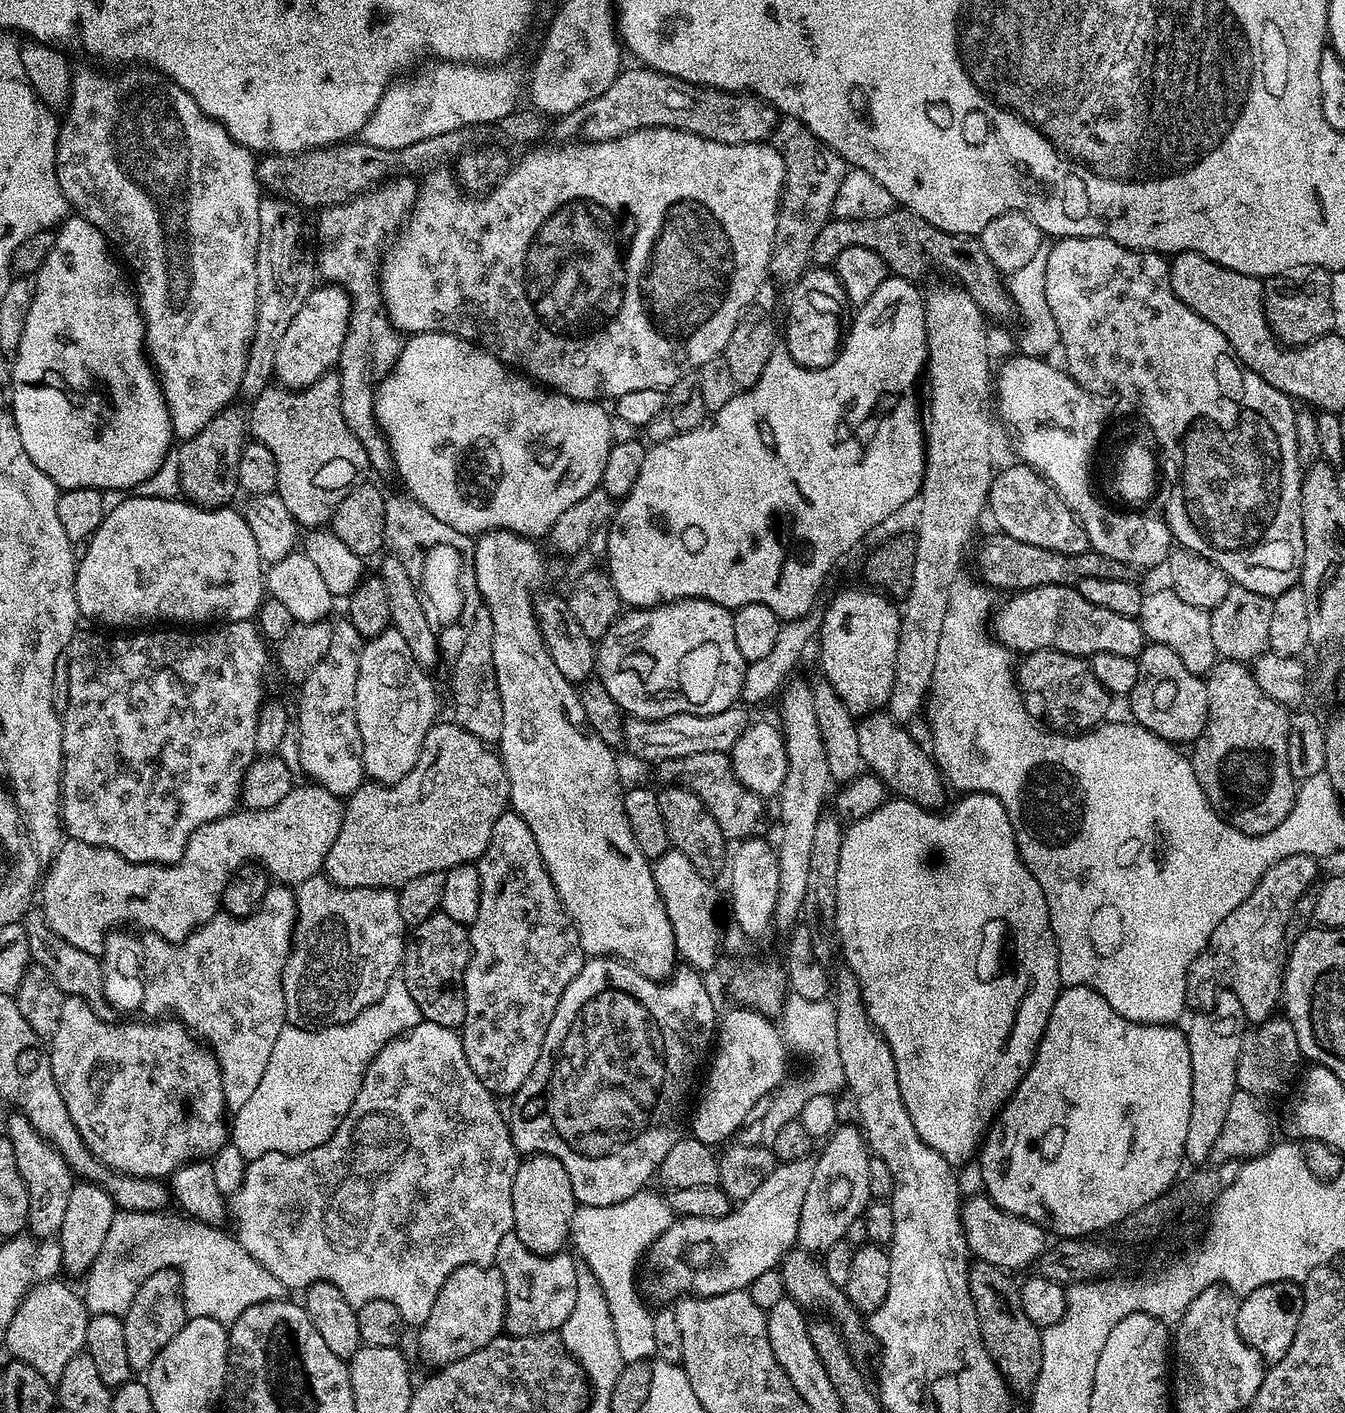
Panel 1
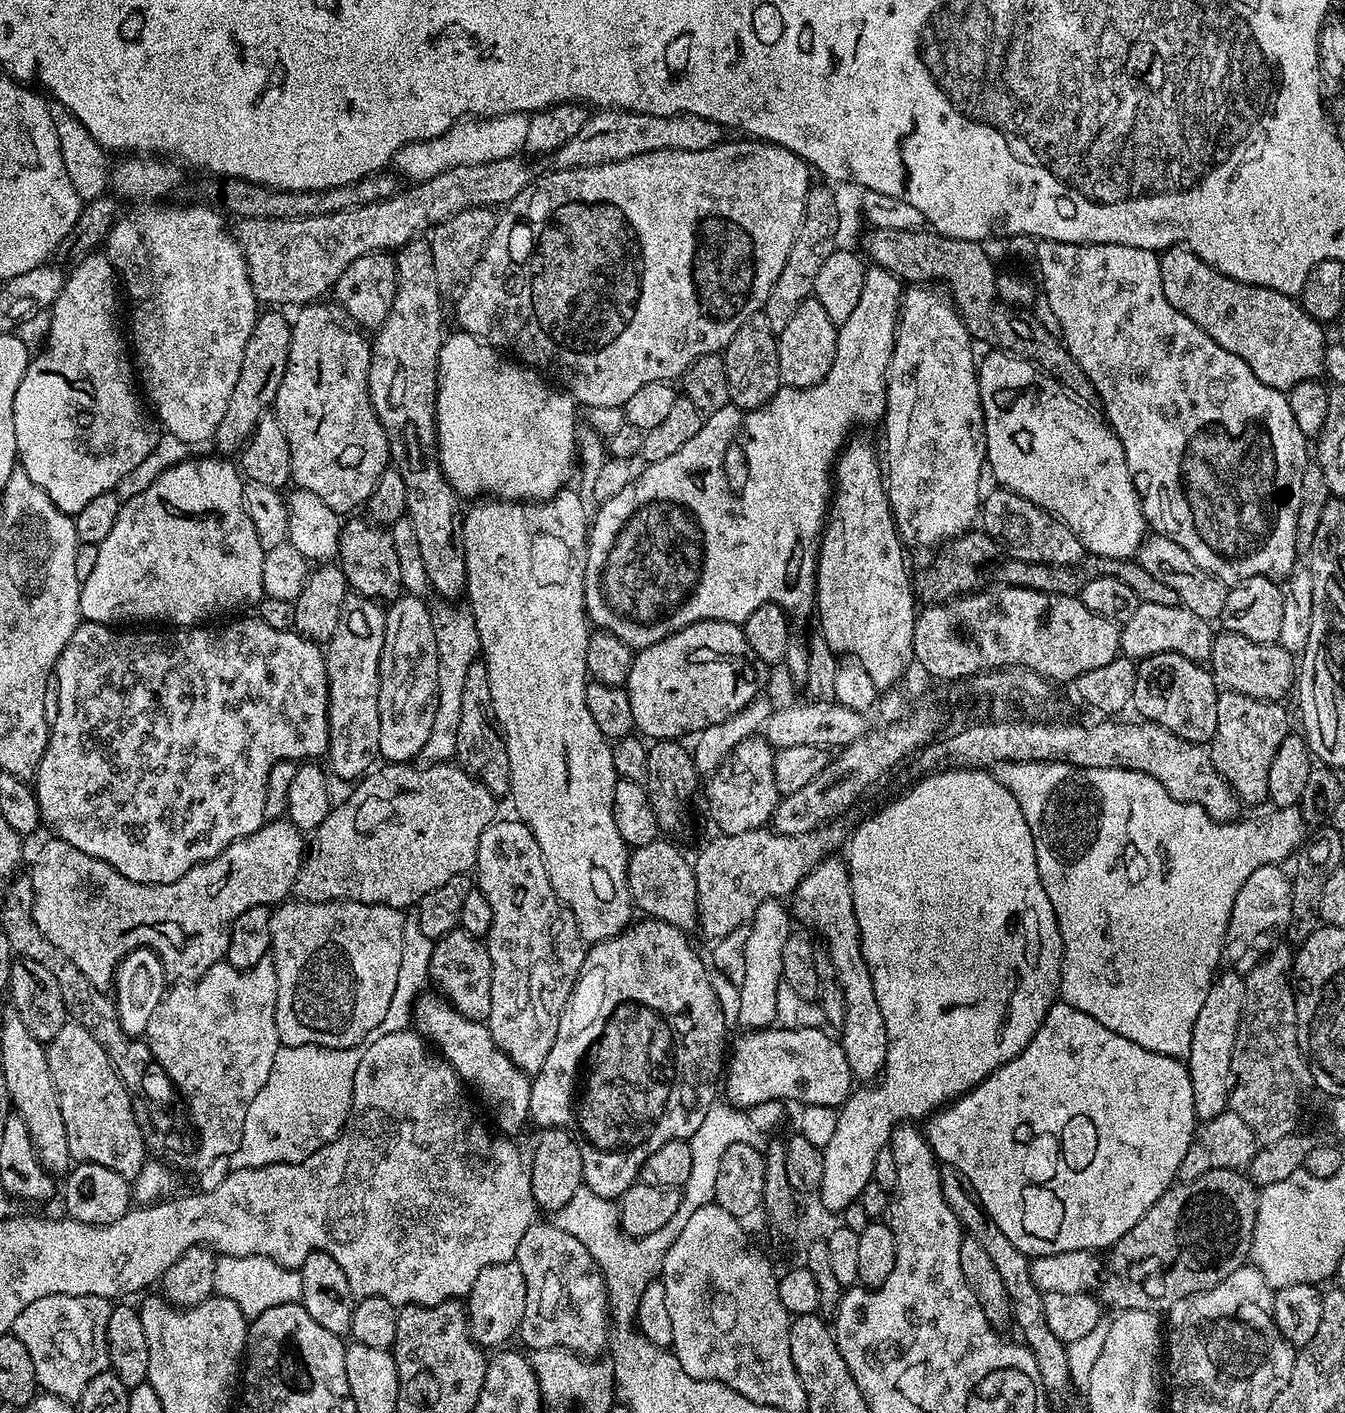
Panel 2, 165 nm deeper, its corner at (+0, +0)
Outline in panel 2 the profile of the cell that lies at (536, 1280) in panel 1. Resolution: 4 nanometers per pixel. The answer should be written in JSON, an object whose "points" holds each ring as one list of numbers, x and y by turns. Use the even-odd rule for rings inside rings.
{"points":[[534,1222,522,1234,522,1242,518,1242,515,1262,522,1266,522,1274,526,1278,526,1310,522,1314,522,1322,518,1340,528,1350,561,1349,575,1353,581,1358,599,1357,600,1351,610,1344,610,1321,608,1319,608,1291,604,1285,604,1275,594,1262,590,1250,566,1234,555,1222,540,1224]]}

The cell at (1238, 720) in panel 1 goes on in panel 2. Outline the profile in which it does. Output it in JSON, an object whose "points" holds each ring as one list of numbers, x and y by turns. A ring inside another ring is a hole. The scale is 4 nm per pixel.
{"points":[[1224,690,1218,700,1218,730,1208,749,1211,761,1245,805,1268,800,1270,762,1284,736,1289,735,1288,716,1277,701,1260,700,1241,692]]}

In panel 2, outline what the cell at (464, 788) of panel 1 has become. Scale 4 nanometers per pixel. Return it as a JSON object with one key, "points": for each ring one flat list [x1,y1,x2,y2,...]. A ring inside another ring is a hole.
{"points":[[412,762,381,763,353,787,346,802,333,807,314,833,316,848,307,849,300,865,295,899,310,902,353,900,408,910,419,904,430,890,438,890,442,882,450,882,450,878,475,869,478,842,486,826,490,826,498,816,497,797,455,763,420,766,424,768,416,766]]}

